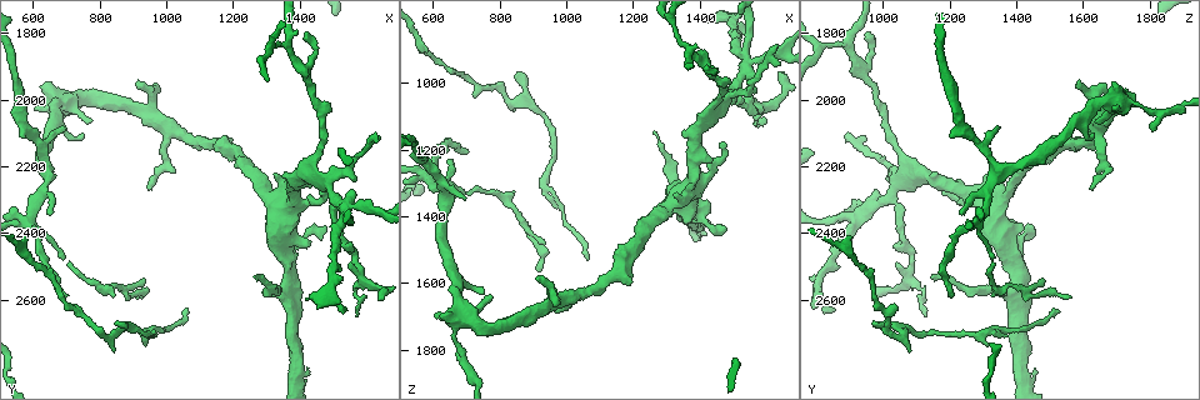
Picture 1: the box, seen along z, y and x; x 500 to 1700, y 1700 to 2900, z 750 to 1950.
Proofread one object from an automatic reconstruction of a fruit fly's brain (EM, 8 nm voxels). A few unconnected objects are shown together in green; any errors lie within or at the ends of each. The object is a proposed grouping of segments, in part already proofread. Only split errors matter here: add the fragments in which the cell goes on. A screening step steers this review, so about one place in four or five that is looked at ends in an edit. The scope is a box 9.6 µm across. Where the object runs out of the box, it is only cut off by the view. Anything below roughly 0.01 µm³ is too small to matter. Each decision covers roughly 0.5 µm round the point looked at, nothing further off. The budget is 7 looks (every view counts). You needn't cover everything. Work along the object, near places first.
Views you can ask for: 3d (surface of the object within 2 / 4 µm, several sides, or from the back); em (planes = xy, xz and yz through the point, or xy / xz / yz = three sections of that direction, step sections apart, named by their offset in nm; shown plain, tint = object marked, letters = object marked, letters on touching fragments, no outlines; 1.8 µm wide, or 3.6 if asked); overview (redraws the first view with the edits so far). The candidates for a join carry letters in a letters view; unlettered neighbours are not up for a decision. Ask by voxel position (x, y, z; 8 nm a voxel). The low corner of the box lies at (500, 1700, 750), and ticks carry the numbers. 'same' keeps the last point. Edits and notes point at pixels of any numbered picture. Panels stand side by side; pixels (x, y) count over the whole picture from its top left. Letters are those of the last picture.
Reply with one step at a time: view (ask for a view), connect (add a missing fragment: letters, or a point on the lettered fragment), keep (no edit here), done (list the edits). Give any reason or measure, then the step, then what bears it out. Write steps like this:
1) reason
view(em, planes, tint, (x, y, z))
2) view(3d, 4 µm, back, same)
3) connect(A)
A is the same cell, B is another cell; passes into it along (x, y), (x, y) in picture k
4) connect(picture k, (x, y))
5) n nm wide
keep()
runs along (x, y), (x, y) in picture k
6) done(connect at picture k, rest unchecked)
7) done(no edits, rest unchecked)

an open end
view(em, planes, letters, (850, 2670, 990))

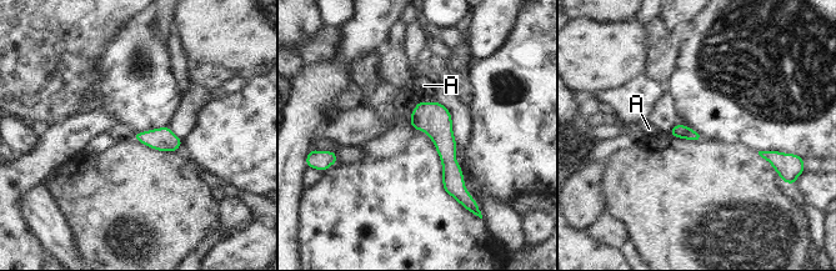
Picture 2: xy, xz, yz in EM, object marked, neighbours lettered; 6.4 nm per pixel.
connect(A)
A is the same cell; passes into it along (434, 119), (427, 103), (424, 85) in picture 2; the cell continues

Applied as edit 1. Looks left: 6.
view(overview)

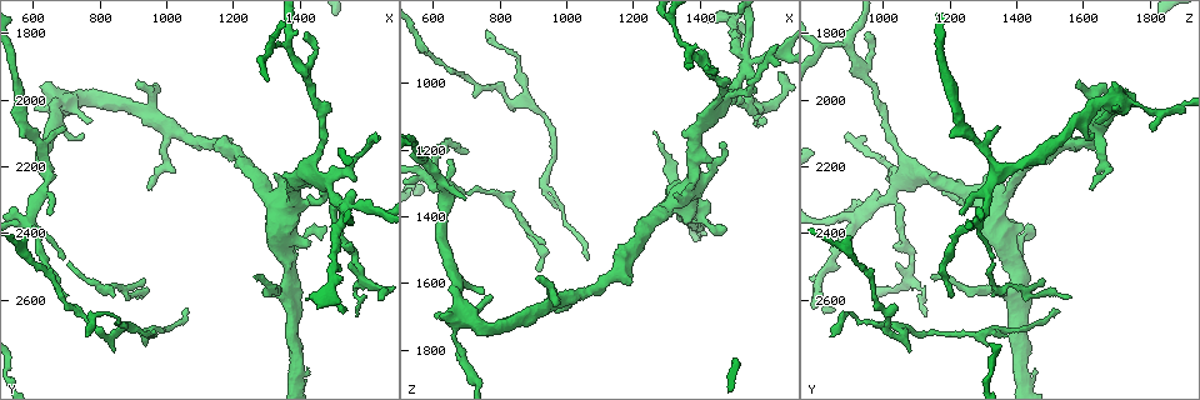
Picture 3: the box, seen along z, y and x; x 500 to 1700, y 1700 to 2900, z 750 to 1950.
free end
view(em, planes, tint, (960, 2260, 1630))

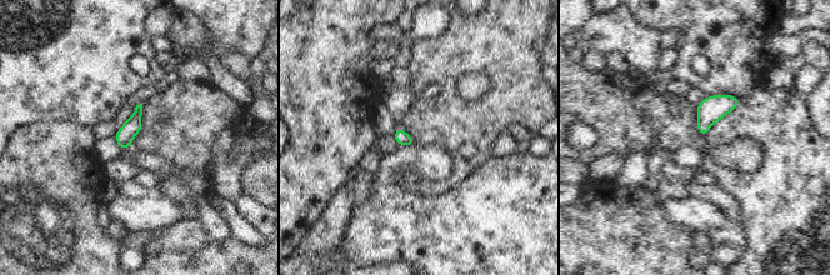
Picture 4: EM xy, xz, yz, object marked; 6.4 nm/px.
view(em, planes, letters, same)

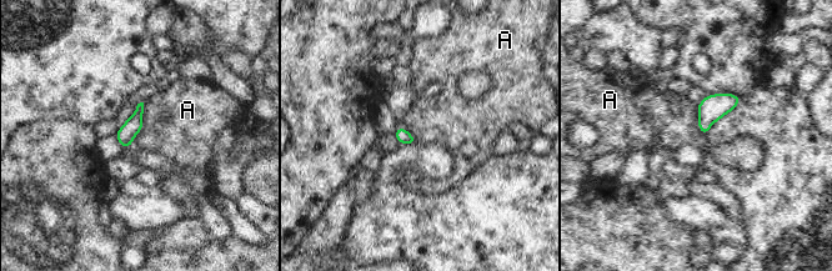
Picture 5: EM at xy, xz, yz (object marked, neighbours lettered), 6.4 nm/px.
keep()
A is another cell; border along (144, 103), (143, 129), (131, 144) in picture 5; none of them fits

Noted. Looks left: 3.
thin end
view(3d, 2 µm, back, (910, 2590, 1570))

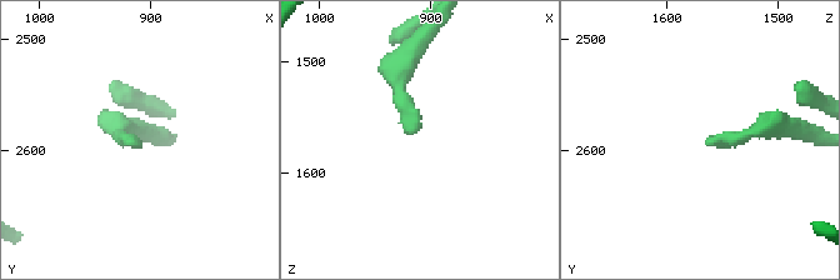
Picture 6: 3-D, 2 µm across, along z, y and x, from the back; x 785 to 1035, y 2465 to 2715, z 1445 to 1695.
view(em, planes, plain, (916, 2596, 1564))

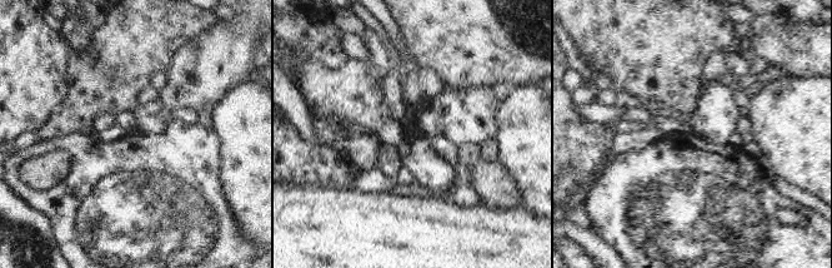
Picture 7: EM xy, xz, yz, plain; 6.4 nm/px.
view(em, planes, letters, same)

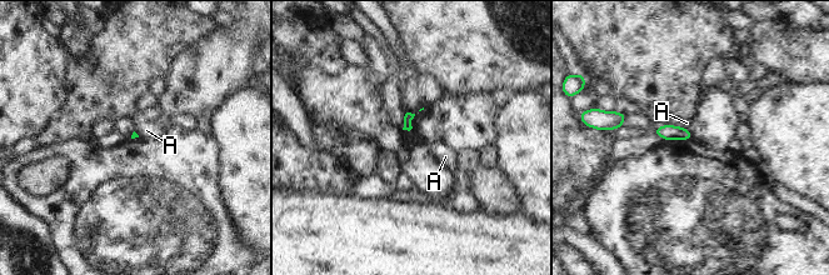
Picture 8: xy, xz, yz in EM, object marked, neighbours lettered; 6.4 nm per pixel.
keep()
A is another cell; border along (680, 125), (688, 129) in picture 8; no lettered fragment goes on from it

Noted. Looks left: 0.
done(connect at picture 2, rest unchecked)

